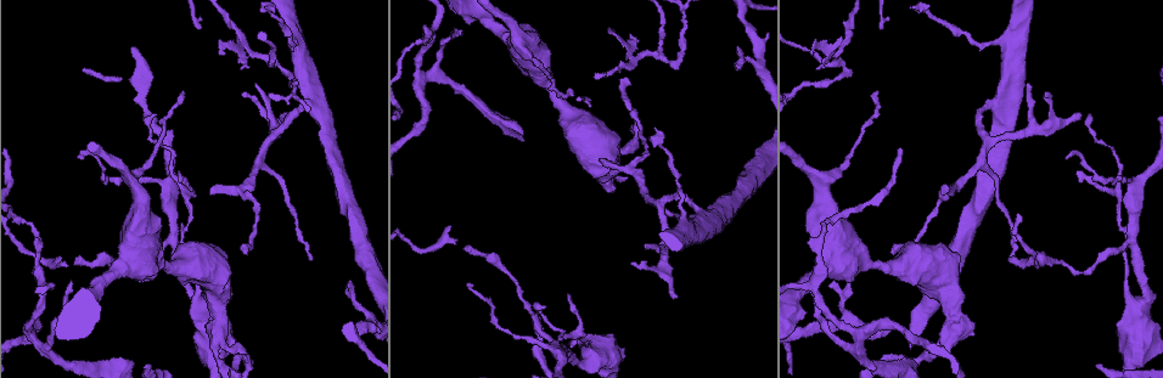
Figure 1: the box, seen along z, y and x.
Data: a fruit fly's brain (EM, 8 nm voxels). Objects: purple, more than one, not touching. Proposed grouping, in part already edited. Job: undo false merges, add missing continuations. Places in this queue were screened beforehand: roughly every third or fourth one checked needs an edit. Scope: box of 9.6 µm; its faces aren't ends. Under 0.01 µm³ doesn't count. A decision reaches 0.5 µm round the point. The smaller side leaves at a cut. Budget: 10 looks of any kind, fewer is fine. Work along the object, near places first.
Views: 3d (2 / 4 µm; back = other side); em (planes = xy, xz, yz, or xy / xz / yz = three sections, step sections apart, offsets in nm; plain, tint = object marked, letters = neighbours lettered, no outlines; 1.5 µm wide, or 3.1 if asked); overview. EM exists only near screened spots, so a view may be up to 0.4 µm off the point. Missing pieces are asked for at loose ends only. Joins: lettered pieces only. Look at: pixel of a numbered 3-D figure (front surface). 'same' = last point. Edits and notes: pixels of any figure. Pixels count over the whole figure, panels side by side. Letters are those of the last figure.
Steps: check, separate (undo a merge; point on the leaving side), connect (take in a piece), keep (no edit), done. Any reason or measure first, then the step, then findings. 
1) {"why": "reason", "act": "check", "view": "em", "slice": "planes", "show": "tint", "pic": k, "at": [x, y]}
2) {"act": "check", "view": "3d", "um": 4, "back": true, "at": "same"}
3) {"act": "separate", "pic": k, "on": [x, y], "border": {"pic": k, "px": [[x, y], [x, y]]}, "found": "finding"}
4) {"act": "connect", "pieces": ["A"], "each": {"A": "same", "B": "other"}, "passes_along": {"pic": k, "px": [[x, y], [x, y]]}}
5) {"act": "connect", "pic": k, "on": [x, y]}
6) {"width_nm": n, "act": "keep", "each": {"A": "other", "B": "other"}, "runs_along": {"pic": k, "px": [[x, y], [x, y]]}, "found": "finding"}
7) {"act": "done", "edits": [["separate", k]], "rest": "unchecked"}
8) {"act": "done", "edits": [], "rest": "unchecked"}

{"act": "check", "view": "em", "slice": "planes", "show": "letters", "pic": 1, "at": [309, 260]}

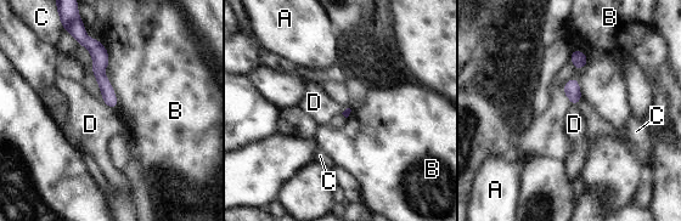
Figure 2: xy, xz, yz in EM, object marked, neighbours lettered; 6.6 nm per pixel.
{"act": "keep", "each": {"A": "other", "B": "other", "C": "other", "D": "other"}, "runs_along": {"pic": 2, "px": [[85, 40], [114, 106]]}, "found": "none of them fits"}

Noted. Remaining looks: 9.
{"why": "closes a loop", "act": "check", "view": "em", "slice": "xz", "step": 8, "show": "tint", "pic": 1, "at": [579, 341]}

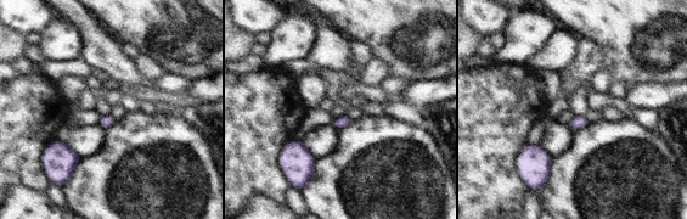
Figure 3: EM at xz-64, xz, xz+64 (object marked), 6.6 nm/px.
{"act": "check", "view": "em", "slice": "yz", "step": 8, "show": "letters", "at": "same"}

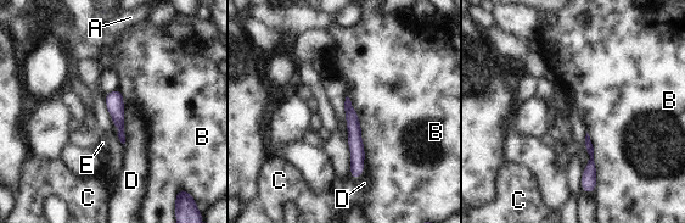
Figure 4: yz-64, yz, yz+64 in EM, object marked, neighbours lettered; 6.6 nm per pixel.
{"longest_contact_nm": ["B", 440], "act": "keep", "each": {"A": "other", "B": "other", "C": "other", "D": "other", "E": "other"}, "found": "one neuron here"}

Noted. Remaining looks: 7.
{"why": "free end", "act": "check", "view": "em", "slice": "yz", "step": 4, "show": "letters", "pic": 1, "at": [635, 109]}

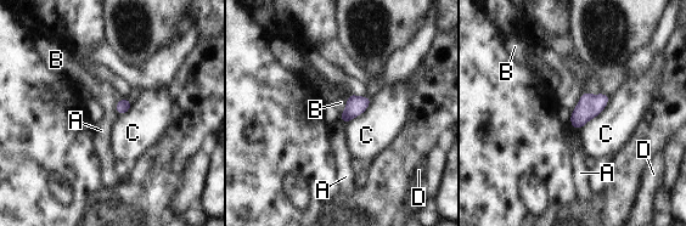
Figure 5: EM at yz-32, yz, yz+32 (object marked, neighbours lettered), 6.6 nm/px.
{"act": "check", "view": "em", "slice": "xy", "step": 4, "show": "letters", "at": "same"}

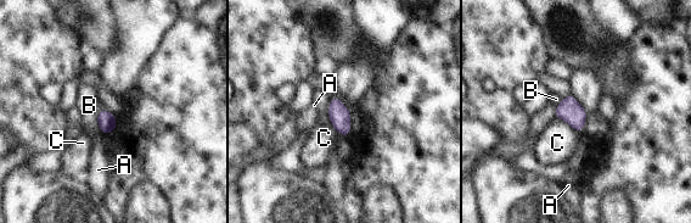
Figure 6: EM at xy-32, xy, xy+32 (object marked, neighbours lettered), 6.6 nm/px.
{"act": "keep", "each": {"A": "other", "B": "other", "C": "other"}, "border": {"pic": 6, "px": [[96, 126], [104, 135]]}, "found": "no lettered piece goes on from it"}

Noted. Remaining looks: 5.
{"why": "thin end", "act": "check", "view": "em", "slice": "planes", "show": "letters", "pic": 1, "at": [241, 67]}

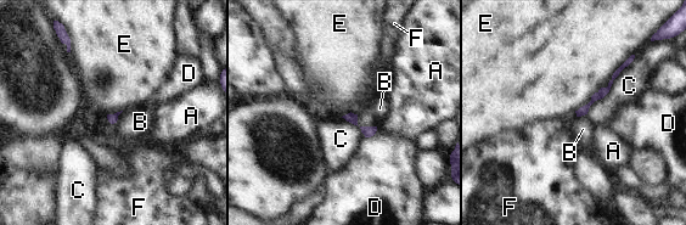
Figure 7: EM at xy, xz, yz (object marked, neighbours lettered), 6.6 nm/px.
{"act": "keep", "each": {"A": "other", "B": "other", "C": "other", "D": "other", "E": "other", "F": "other"}, "found": "no lettered piece goes on from it"}

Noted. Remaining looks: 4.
{"act": "done", "edits": [], "rest": "unchecked"}

